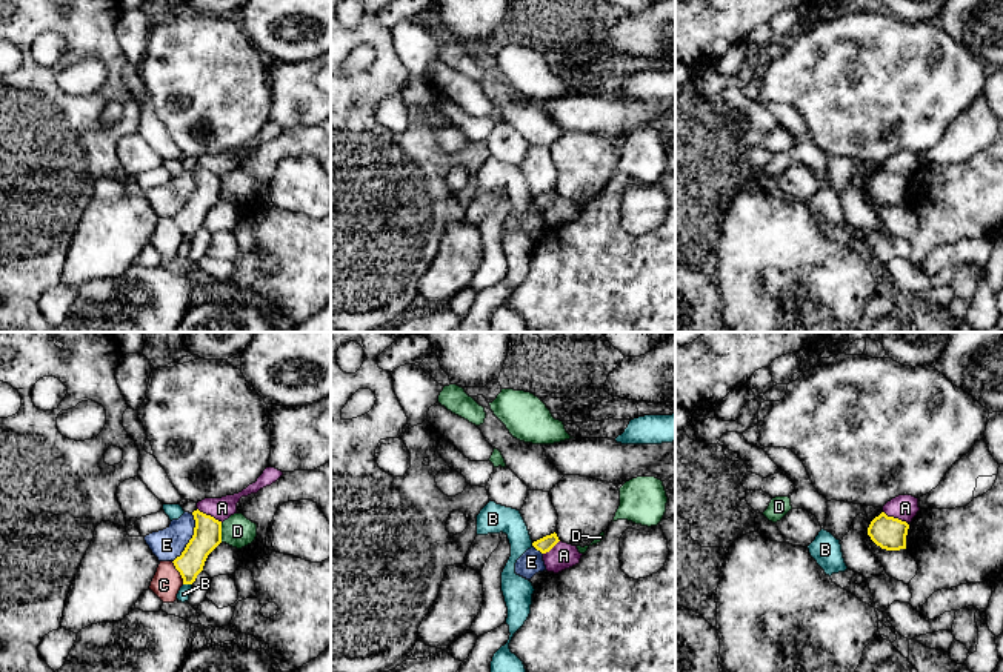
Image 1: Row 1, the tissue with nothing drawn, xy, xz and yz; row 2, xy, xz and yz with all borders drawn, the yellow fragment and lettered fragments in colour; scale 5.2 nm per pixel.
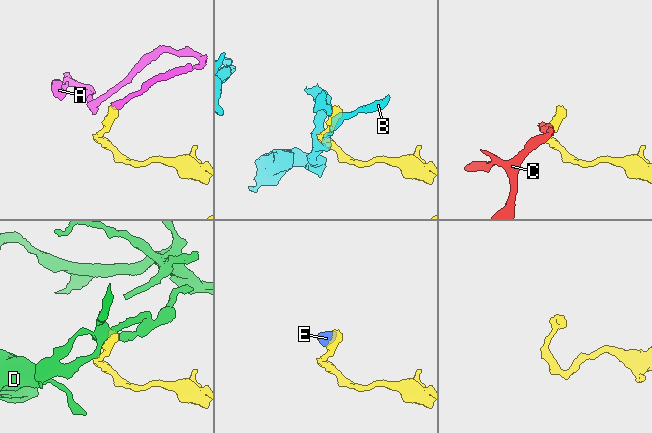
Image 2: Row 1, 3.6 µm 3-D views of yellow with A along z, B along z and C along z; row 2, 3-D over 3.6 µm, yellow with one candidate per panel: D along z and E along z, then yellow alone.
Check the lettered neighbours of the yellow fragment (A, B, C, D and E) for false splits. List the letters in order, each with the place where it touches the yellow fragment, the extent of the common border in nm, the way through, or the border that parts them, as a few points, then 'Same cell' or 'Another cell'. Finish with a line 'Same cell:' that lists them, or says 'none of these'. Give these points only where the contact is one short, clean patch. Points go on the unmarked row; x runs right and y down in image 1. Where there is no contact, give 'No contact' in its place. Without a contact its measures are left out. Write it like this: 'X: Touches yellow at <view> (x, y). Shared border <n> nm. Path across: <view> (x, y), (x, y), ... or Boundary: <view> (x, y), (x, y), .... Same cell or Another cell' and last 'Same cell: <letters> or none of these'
A: Touches yellow at xy (209, 171). Shared border 150 nm. Boundary: xy (197, 163), (222, 177). Another cell
B: Touches yellow at xy (188, 239). Shared border 50 nm. Boundary: xy (183, 239), (191, 240). Another cell
C: Touches yellow at xy (179, 226). Shared border 140 nm. Boundary: xy (171, 217), (183, 239). Another cell
D: Touches yellow at xy (220, 188). Shared border 100 nm. Another cell
E: Touches yellow at xy (191, 194). Shared border 280 nm. Boundary: xy (193, 169), (194, 189), (173, 217). Another cell
Same cell: none of these

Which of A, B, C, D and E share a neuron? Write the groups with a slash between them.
A / B / C E / D

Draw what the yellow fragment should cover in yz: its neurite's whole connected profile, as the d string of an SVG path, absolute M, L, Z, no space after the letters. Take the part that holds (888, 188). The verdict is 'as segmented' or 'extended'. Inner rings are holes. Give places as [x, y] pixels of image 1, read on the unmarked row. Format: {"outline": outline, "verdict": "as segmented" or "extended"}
{"outline": "M881 168L871 177L868 191L881 205L900 206L906 205L908 185L909 180L906 177L888 172L885 168Z", "verdict": "as segmented"}

